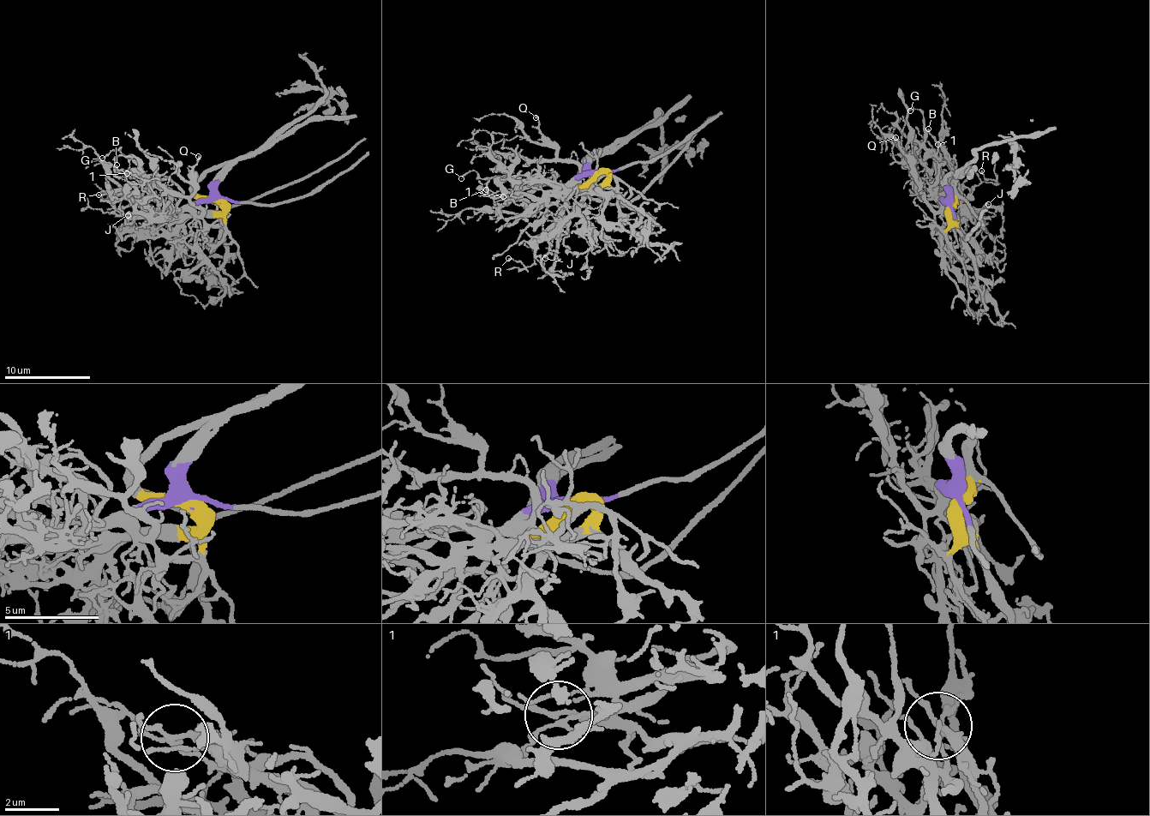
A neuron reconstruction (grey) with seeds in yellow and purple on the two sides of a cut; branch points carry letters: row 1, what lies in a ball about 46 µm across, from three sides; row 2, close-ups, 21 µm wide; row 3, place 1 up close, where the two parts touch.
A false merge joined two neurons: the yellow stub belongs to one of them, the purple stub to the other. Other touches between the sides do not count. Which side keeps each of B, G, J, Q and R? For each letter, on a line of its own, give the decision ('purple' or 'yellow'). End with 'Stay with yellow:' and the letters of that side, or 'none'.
B: purple
G: purple
J: yellow
Q: purple
R: yellow
Stay with yellow: J, R

